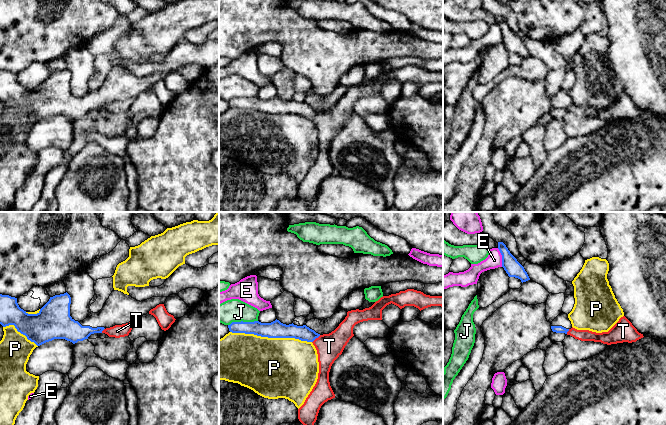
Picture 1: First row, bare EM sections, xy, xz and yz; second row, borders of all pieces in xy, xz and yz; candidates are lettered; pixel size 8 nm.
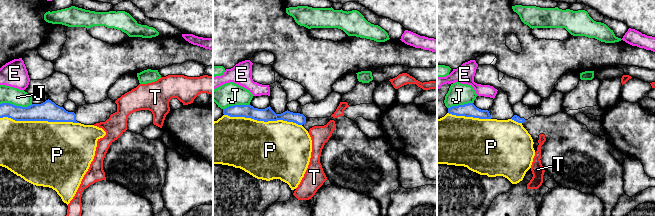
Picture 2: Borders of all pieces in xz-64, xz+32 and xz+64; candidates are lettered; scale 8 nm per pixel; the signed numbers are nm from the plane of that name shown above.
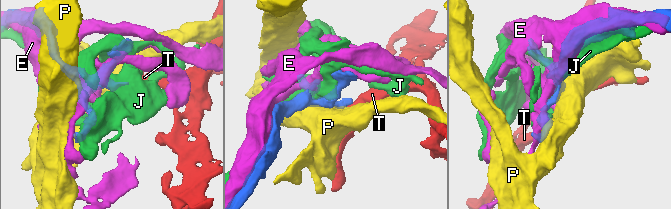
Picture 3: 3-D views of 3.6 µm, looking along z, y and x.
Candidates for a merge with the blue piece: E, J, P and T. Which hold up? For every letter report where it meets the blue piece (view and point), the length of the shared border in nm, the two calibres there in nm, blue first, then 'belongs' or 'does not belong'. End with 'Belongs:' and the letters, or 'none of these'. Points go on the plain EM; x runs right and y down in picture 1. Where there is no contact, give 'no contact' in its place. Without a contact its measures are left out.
E: contact yz (502, 33); length 160 nm; calibres 140 and 130 nm; does not belong
J: contact xz (242, 97); length 240 nm; calibres 130 and 190 nm; does not belong
P: contact xz (271, 113); length 650 nm; calibres 140 and 480 nm; does not belong
T: contact xz (316, 113); length 90 nm; calibres 120 and 200 nm; does not belong
Belongs: none of these

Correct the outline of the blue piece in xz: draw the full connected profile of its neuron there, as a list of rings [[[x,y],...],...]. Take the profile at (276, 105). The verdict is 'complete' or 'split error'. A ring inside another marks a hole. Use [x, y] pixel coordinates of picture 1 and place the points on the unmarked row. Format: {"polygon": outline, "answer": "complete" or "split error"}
{"polygon": [[[279,96],[271,99],[254,98],[232,98],[228,101],[232,109],[254,110],[268,114],[295,114],[301,117],[313,118],[320,110],[310,105],[306,101],[297,102],[292,100],[286,101]]], "answer": "complete"}

